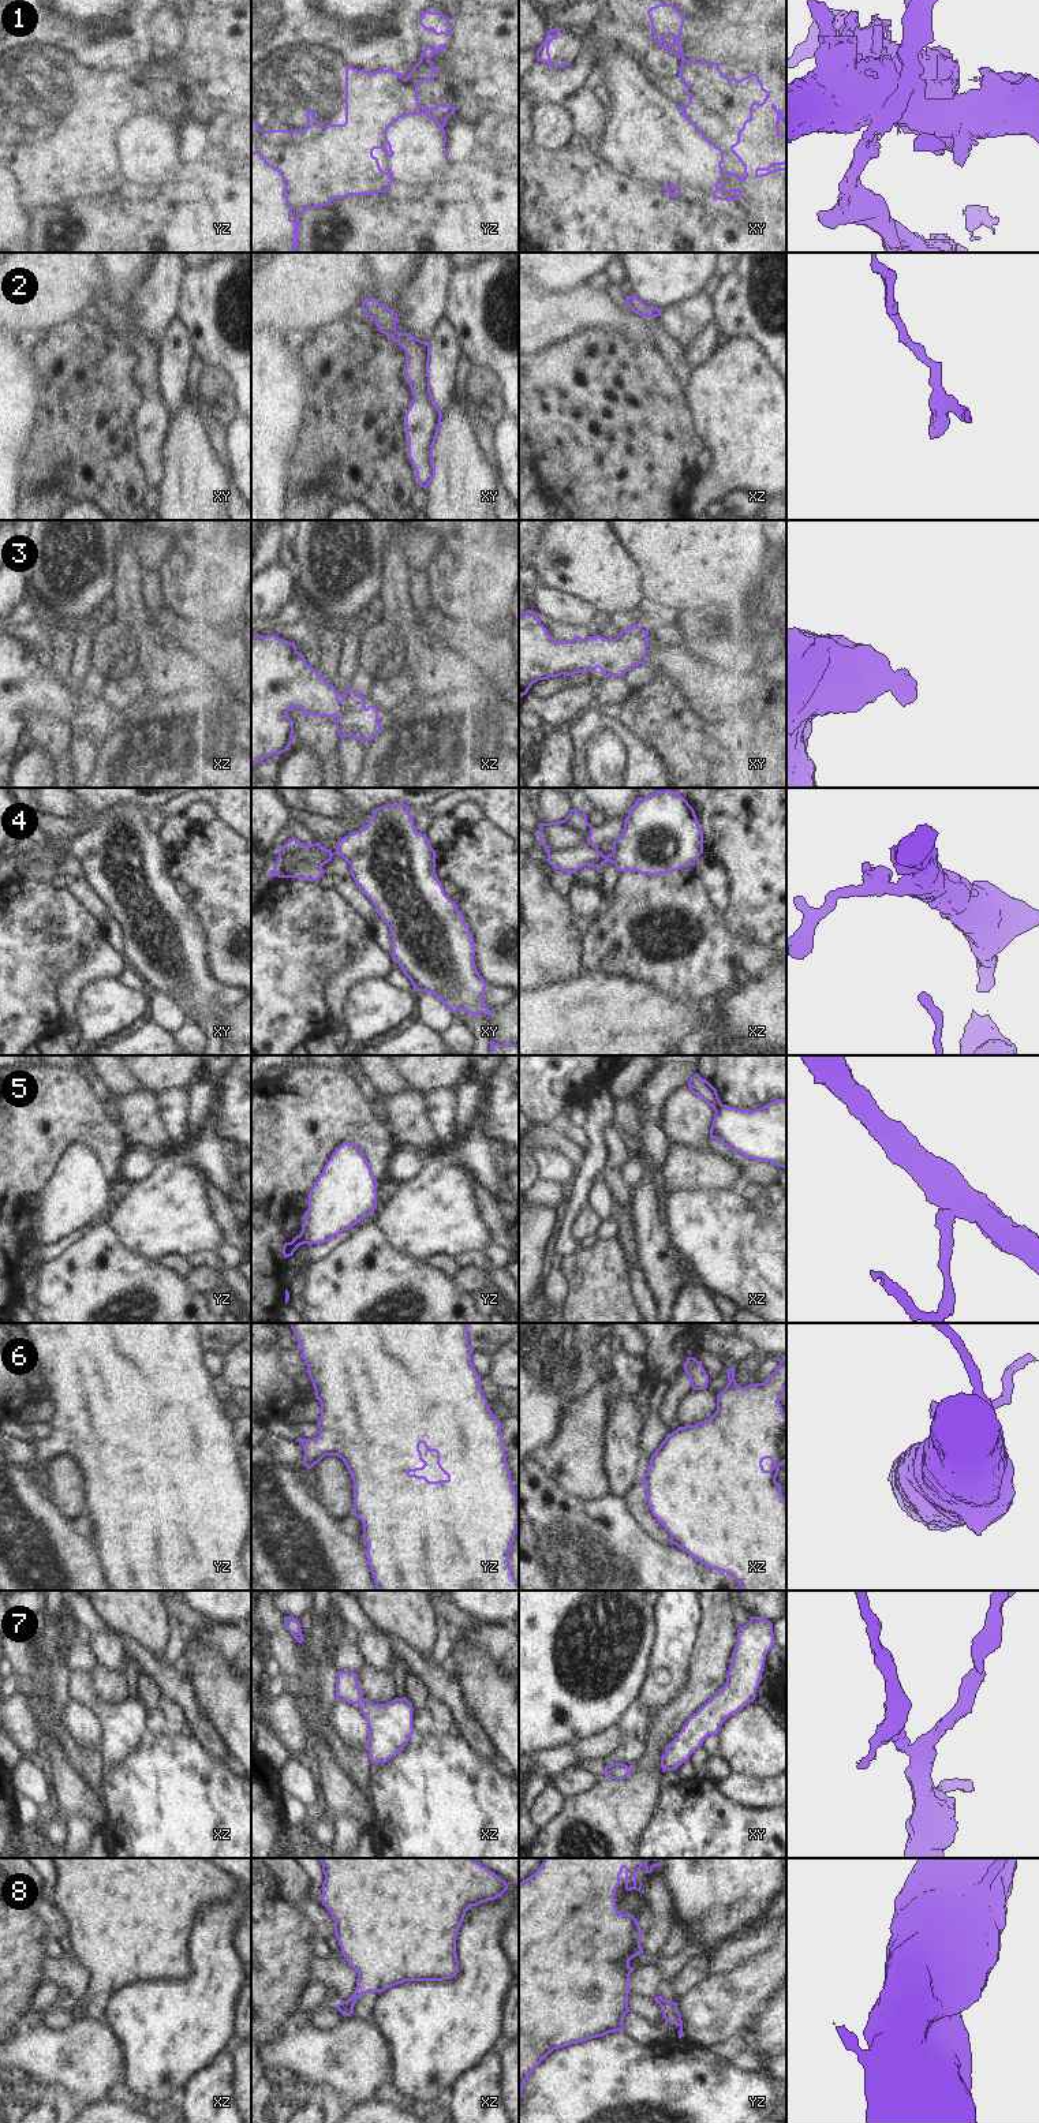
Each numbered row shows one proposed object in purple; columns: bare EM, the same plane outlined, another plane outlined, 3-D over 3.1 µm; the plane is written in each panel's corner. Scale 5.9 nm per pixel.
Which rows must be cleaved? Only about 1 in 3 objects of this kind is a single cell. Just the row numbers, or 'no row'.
1, 4, 5.

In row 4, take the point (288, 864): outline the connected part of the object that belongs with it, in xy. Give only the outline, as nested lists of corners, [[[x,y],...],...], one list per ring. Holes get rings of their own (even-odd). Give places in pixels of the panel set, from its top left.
[[[292,837],[279,851],[279,857],[273,867],[274,875],[279,878],[298,878],[318,882],[324,875],[322,867],[314,868],[309,860],[300,860],[298,855],[300,852],[314,852],[321,848],[322,845],[319,842],[304,845]]]

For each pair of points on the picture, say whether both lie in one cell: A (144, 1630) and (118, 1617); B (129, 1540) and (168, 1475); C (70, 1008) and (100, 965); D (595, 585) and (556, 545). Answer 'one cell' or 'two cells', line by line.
A: one cell
B: one cell
C: one cell
D: one cell

